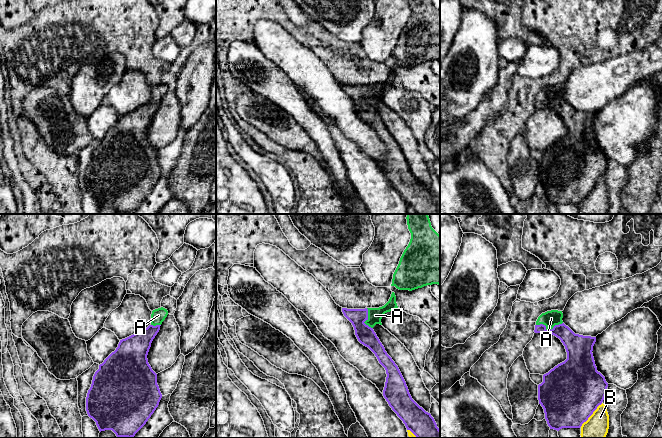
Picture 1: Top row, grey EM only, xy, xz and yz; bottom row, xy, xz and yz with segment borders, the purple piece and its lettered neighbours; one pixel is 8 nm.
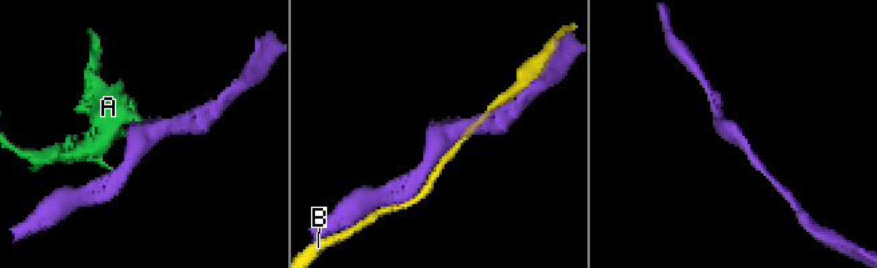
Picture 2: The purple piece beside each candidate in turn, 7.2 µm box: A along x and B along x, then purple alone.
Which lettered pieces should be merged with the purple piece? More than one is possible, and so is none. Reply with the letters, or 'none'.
A

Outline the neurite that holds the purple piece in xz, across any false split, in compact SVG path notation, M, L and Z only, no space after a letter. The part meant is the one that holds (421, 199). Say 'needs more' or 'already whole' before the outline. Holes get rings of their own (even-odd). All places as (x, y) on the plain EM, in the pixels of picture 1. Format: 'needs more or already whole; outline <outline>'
needs more; outline M392 68L389 77L379 84L342 84L344 92L352 99L358 117L368 123L386 146L383 172L392 186L403 197L407 206L417 214L440 214L440 205L430 189L411 173L406 158L395 138L385 127L373 103L381 99L383 91L397 85L396 72Z

